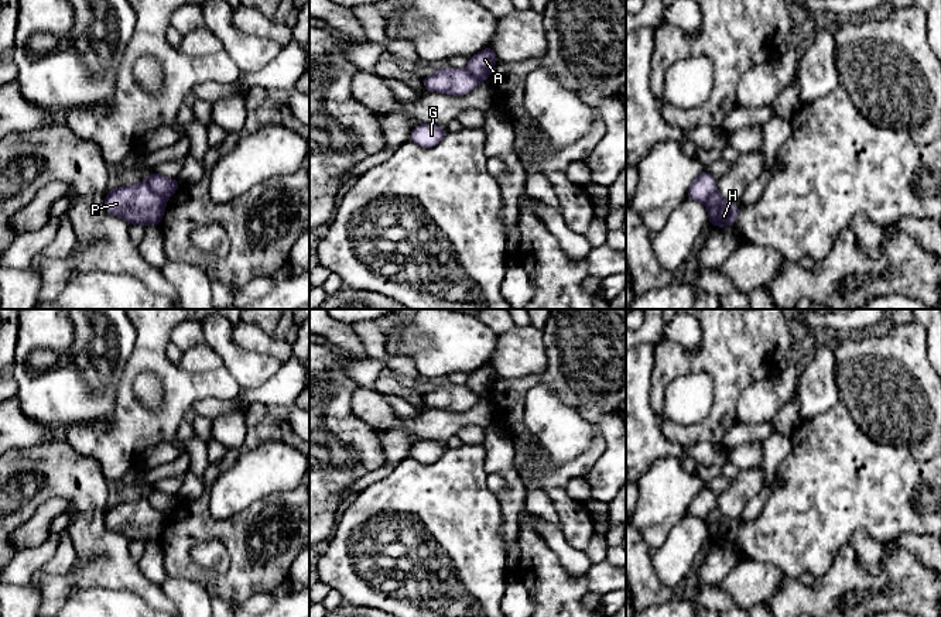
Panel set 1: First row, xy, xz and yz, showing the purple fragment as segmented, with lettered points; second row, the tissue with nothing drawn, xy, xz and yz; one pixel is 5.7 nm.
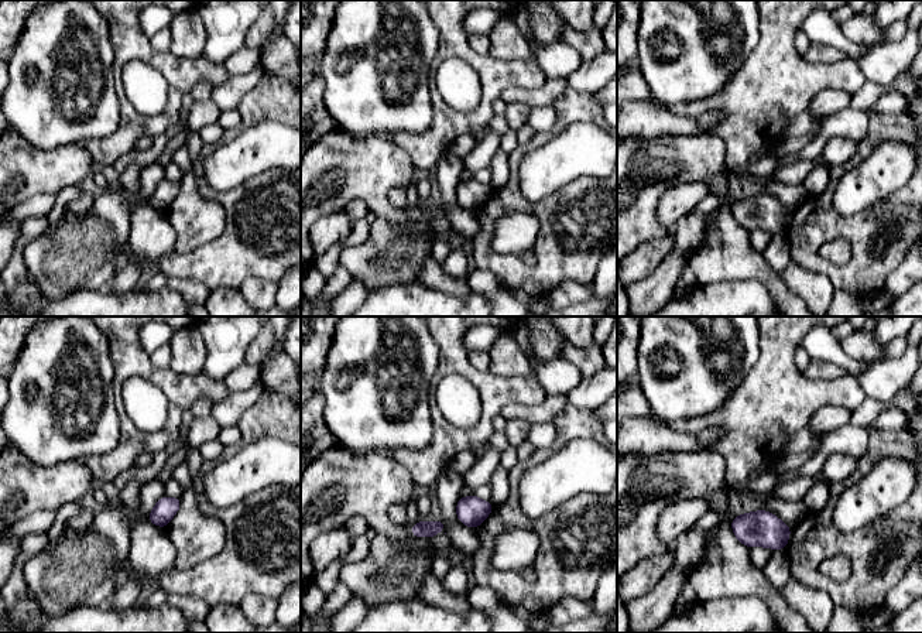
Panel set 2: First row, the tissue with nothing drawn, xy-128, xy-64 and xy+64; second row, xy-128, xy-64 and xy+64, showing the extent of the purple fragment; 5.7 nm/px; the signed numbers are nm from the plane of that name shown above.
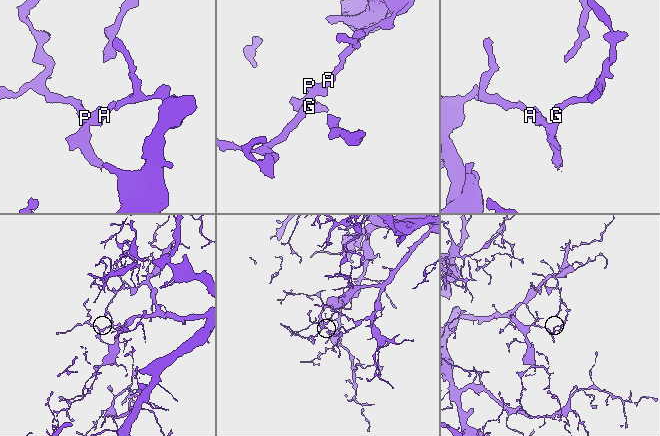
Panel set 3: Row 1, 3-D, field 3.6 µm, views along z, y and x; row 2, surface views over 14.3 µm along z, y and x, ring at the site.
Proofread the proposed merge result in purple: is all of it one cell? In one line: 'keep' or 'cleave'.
cleave

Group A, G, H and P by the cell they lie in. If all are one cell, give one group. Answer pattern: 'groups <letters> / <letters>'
groups A / G H P

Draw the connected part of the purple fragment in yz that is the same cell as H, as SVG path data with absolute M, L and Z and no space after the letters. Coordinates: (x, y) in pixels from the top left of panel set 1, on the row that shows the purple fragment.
M716 191L709 196L705 203L711 226L733 226L740 210L740 205L733 205L725 200Z

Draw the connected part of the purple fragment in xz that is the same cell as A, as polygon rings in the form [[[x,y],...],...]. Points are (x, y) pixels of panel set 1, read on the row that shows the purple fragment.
[[[487,47],[470,56],[466,71],[482,82],[489,79],[490,71],[496,66],[496,64],[497,55],[492,47]]]

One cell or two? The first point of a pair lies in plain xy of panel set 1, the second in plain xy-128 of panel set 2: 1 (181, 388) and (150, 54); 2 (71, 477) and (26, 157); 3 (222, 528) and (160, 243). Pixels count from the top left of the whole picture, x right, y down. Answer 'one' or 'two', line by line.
1: one
2: one
3: two

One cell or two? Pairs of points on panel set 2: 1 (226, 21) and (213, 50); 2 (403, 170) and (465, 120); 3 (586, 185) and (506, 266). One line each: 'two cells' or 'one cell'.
1: one cell
2: two cells
3: one cell

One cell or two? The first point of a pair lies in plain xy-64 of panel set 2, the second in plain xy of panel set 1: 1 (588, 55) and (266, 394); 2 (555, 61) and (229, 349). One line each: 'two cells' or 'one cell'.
1: two cells
2: one cell

